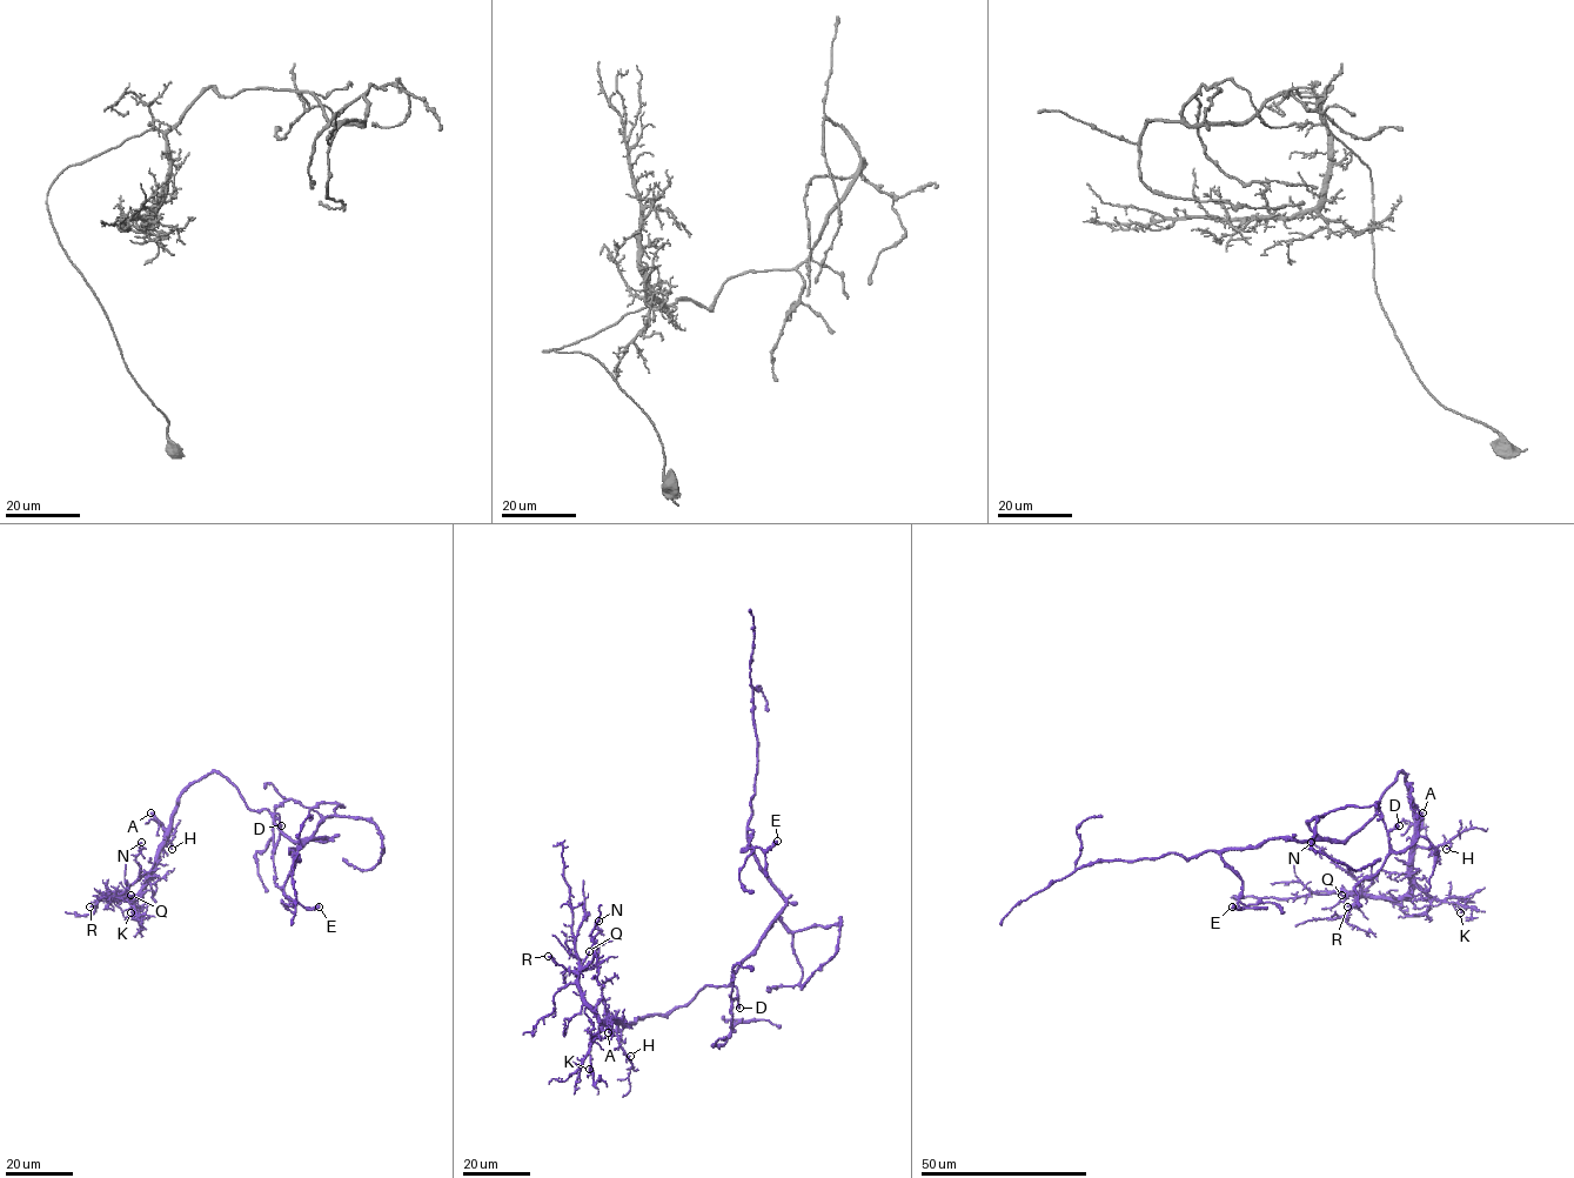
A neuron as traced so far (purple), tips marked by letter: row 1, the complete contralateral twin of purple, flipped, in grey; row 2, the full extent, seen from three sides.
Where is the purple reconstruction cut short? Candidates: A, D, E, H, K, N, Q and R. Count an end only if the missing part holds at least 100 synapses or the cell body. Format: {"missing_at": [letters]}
{"missing_at": ["A"]}

